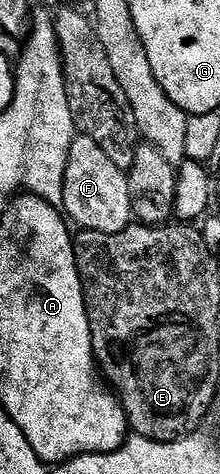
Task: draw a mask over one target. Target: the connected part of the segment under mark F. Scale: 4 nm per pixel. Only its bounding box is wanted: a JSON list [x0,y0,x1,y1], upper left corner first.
[61,136,133,233]

